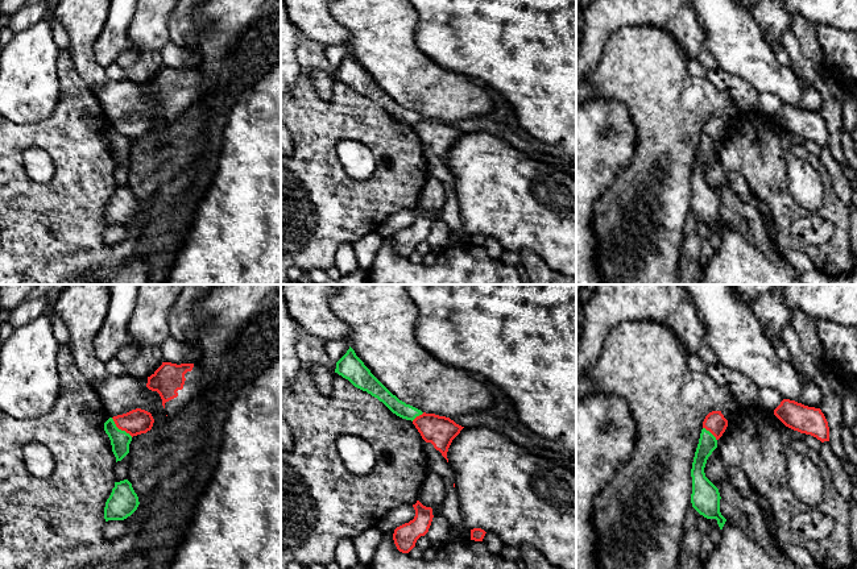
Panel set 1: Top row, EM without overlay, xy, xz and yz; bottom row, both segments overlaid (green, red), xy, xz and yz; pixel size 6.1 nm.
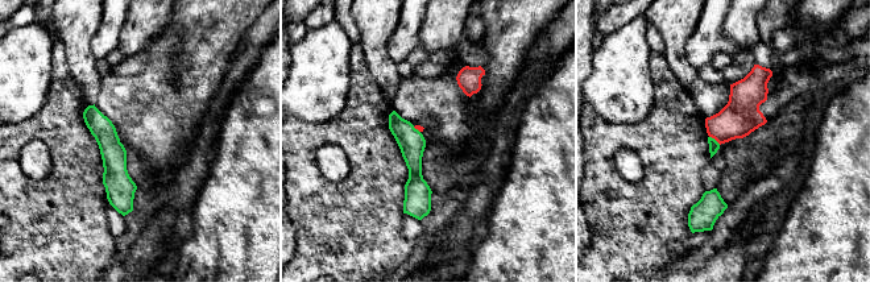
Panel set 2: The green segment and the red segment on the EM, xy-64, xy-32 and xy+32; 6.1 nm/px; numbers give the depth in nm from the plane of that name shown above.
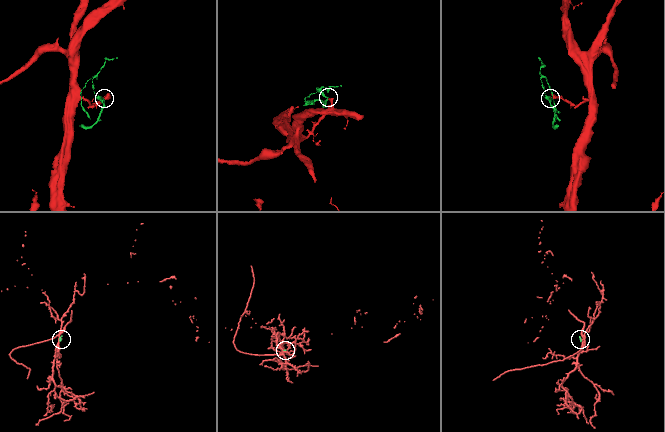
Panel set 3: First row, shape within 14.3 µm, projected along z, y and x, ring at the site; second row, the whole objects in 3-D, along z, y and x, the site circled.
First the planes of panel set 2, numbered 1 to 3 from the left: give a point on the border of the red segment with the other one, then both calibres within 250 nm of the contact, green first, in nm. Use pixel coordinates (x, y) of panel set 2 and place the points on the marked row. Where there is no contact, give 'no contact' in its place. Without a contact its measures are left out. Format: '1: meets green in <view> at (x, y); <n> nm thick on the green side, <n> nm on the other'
1: no contact
2: meets green in xy-32 at (417, 129); 160 nm thick on the green side, 40 nm on the other
3: meets green in xy+32 at (713, 139); 60 nm thick on the green side, 240 nm on the other

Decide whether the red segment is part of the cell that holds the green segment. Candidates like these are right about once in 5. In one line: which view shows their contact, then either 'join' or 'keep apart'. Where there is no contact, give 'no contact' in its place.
xy | keep apart

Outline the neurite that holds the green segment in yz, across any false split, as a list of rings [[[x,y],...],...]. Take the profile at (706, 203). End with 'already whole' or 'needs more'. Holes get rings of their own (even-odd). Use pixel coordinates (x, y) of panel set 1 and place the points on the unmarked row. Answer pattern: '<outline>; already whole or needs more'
[[[703,133],[691,174],[691,208],[692,212],[704,223],[716,224],[720,234],[723,234],[726,224],[720,217],[721,202],[719,194],[705,182],[704,178],[707,165],[716,153],[716,142]]]; already whole

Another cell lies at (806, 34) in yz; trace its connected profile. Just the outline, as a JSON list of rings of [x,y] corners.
[[[795,13],[790,18],[790,28],[798,38],[804,57],[823,67],[825,65],[825,57],[811,24],[803,16]]]

